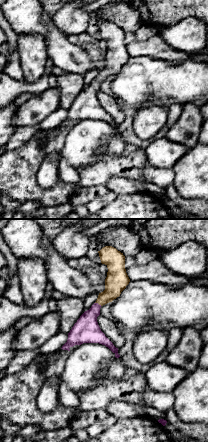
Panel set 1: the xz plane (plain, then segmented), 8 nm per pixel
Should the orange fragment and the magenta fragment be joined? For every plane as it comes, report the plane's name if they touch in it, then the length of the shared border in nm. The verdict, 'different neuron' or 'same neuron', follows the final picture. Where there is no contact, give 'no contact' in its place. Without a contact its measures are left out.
meets orange in xz; contact 60 nm long

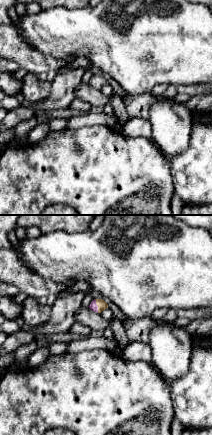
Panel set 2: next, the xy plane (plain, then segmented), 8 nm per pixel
meets orange in xy; contact 120 nm long

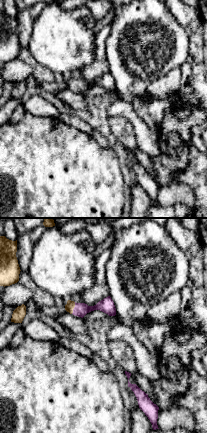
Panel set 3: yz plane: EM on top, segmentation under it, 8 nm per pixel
meets orange in yz; contact 100 nm long

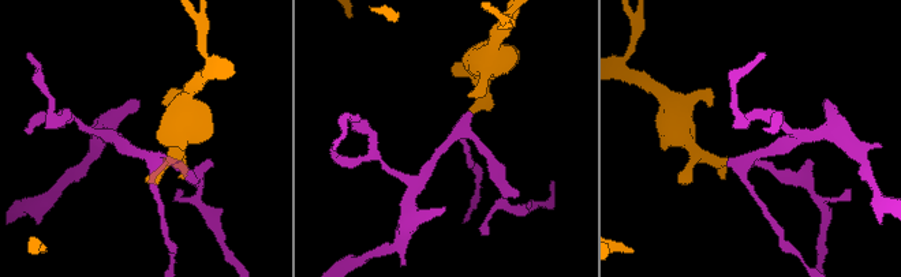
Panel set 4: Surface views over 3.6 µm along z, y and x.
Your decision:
same neuron

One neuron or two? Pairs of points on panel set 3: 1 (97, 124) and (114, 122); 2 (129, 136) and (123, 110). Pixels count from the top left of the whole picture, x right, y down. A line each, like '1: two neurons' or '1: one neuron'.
1: two neurons
2: two neurons

